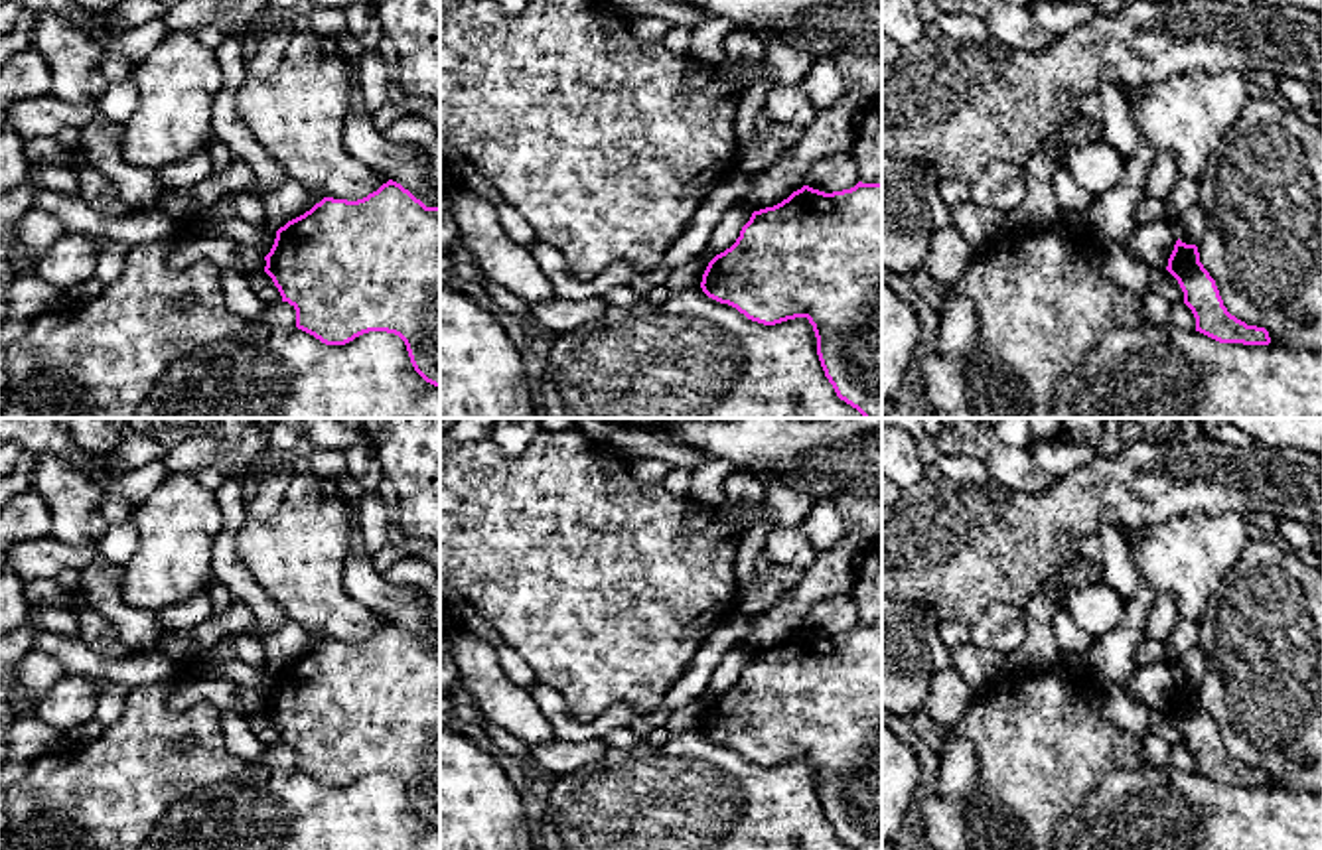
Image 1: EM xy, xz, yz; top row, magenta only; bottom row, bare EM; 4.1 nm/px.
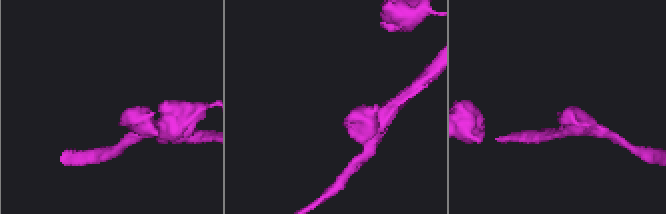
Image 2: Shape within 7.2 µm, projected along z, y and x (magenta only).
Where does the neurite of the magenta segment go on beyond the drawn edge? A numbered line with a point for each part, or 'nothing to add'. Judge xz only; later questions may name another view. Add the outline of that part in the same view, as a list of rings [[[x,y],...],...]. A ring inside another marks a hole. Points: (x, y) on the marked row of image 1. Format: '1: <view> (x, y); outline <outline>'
nothing to add

